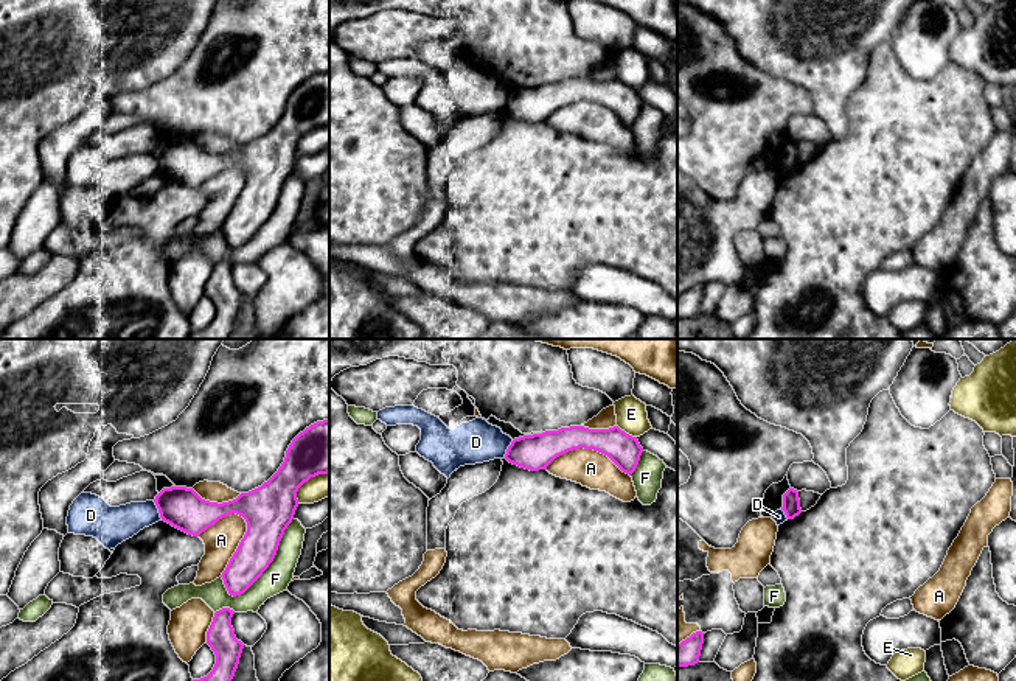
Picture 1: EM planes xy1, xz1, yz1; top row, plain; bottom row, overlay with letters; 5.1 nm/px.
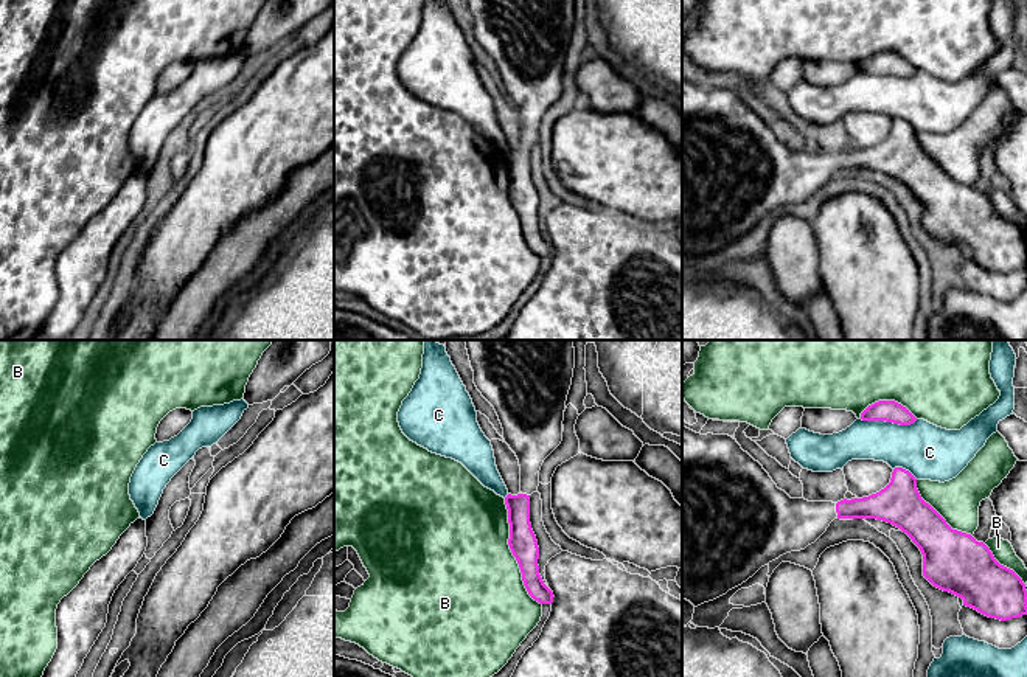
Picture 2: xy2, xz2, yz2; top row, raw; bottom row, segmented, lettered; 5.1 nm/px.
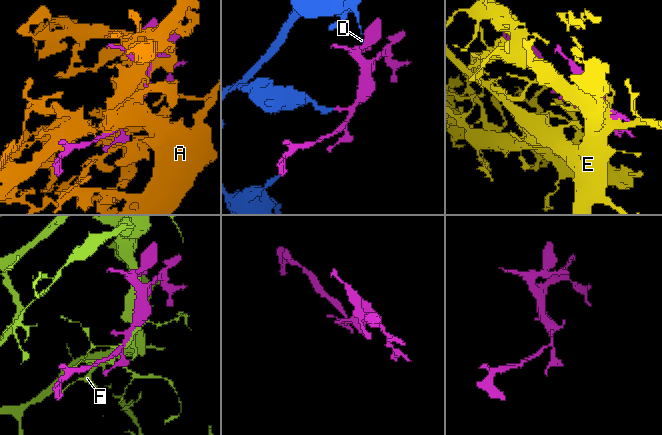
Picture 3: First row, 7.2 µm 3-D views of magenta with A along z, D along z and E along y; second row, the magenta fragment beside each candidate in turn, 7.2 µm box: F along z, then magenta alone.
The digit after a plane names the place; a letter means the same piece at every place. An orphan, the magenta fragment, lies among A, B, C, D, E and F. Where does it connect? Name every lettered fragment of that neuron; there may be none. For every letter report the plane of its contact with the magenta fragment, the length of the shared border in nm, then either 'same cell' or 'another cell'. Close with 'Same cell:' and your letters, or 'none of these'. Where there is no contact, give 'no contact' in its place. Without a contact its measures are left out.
A: xy1 | 340 nm | another cell
B: xz2 | 600 nm | another cell
C: yz2 | 300 nm | another cell
D: xy1 | 120 nm | another cell
E: xz1 | 120 nm | another cell
F: xy1 | 500 nm | another cell
Same cell: none of these

